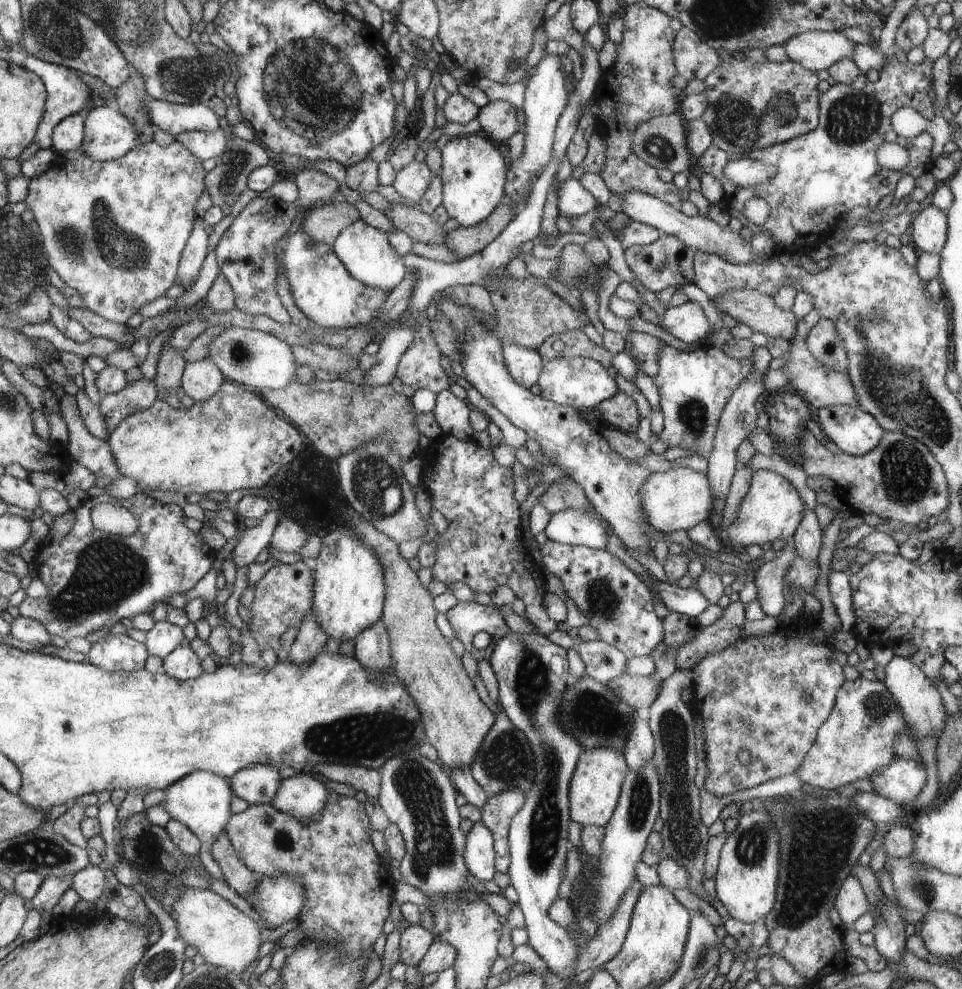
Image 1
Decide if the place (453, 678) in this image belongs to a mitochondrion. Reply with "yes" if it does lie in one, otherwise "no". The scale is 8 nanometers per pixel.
no

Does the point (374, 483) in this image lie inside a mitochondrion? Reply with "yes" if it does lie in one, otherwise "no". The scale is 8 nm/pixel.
yes

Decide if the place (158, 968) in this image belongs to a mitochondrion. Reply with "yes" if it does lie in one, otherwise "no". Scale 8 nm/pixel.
yes

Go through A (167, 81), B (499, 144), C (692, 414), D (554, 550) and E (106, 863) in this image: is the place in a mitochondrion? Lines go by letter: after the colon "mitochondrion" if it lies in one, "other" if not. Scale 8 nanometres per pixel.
A: mitochondrion
B: other
C: mitochondrion
D: other
E: other

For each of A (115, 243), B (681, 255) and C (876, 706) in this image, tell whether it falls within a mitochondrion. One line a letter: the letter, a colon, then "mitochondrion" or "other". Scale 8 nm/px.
A: mitochondrion
B: other
C: mitochondrion

